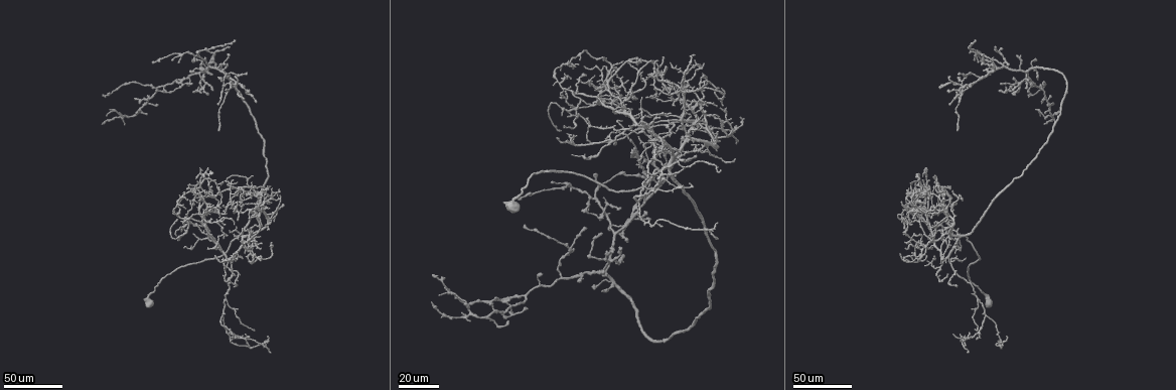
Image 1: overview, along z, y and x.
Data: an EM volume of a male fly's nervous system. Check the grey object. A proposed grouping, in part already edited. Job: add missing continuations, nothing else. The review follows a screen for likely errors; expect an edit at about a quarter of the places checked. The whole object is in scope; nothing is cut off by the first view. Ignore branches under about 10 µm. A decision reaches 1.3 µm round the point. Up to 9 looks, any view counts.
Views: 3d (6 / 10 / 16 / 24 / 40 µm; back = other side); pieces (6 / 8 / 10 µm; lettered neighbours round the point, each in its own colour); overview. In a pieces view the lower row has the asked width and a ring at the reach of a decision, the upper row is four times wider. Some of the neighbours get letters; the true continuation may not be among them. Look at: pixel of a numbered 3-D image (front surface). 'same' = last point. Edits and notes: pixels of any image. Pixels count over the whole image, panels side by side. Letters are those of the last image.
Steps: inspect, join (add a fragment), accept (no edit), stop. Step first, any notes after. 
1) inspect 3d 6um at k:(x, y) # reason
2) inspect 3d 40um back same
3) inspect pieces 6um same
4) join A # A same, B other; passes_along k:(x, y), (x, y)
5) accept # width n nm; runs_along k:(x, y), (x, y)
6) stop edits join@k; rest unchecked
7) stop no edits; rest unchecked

inspect 3d 24um at 1:(468, 319) # thin end

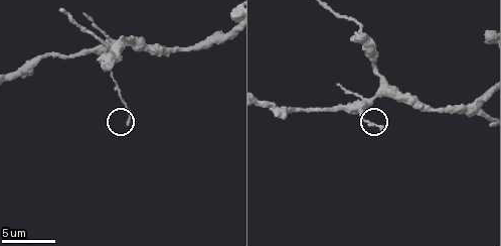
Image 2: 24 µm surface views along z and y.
inspect pieces 10um at 2:(380, 127)

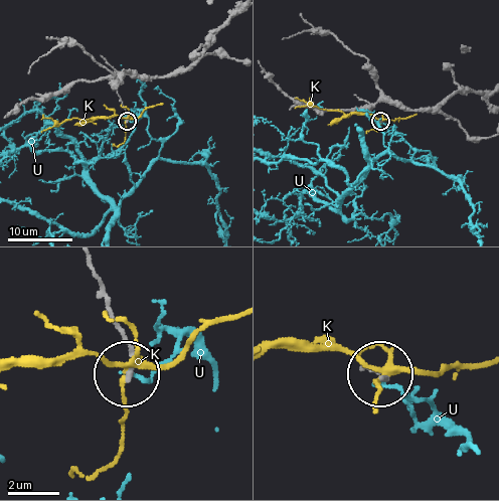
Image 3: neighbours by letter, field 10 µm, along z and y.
accept # K other, U other; runs_along 3:(91, 267), (123, 338), (128, 375); no lettered fragment goes on from it

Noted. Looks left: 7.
inspect 3d 24um at 1:(485, 301) # free end

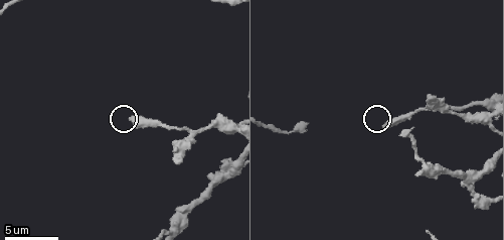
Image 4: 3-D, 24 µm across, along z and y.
inspect pieces 8um at 4:(383, 124) # see the neighbours

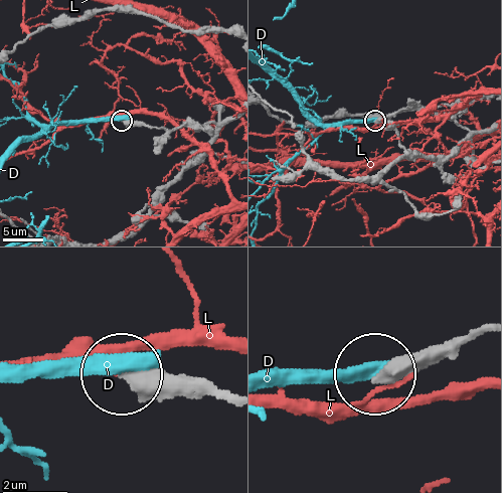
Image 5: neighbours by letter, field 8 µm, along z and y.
accept # width 410 nm; D other, L other; runs_along 5:(484, 327), (381, 370); none of them fits

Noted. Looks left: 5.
inspect 3d 40um at 1:(560, 129) # thin end

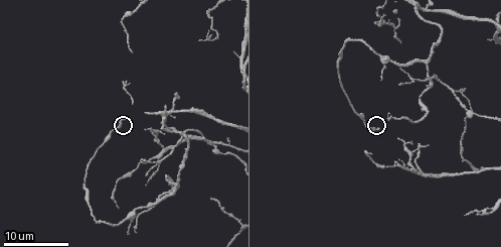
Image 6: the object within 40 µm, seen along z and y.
inspect pieces 6um at 6:(380, 128)

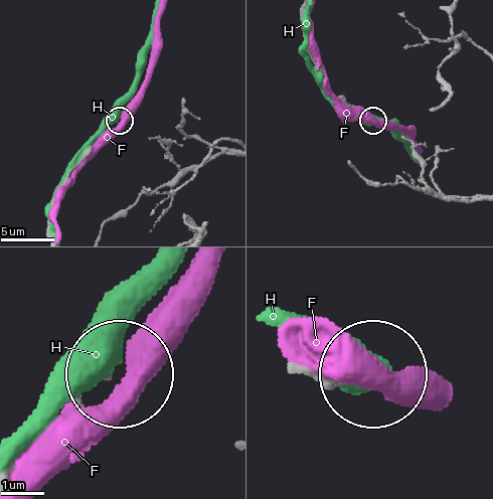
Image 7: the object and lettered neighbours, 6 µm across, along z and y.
accept # F other, H other; runs_along 7:(47, 229), (53, 196), (86, 151), (117, 121); none of them fits

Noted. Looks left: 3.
inspect 3d 40um at 1:(246, 228) # tapers out

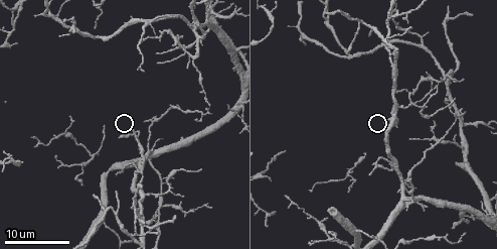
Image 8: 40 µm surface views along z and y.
inspect pieces 8um at 8:(131, 127)

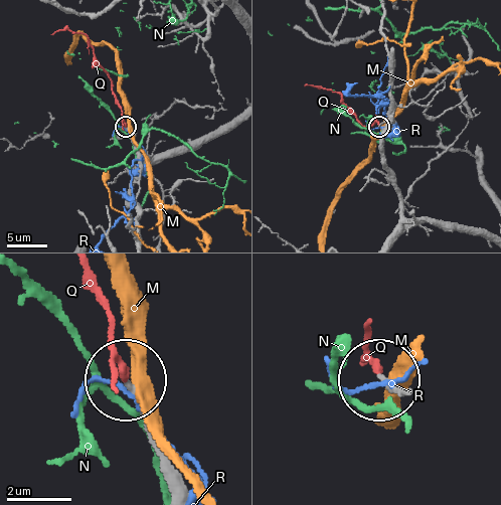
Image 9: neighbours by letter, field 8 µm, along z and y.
join Q # M other, N other, Q same, R other; passes_along 9:(163, 462), (141, 399), (120, 366), (93, 270); it goes on there

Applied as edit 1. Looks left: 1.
stop edits join@9; rest unchecked

